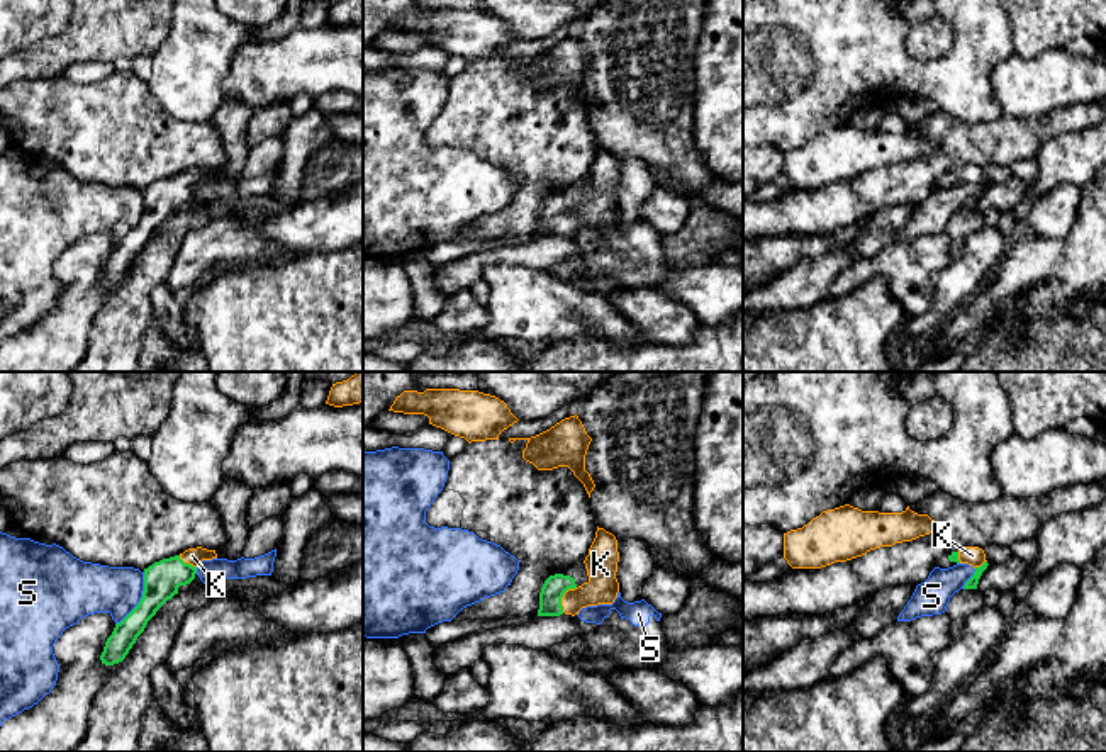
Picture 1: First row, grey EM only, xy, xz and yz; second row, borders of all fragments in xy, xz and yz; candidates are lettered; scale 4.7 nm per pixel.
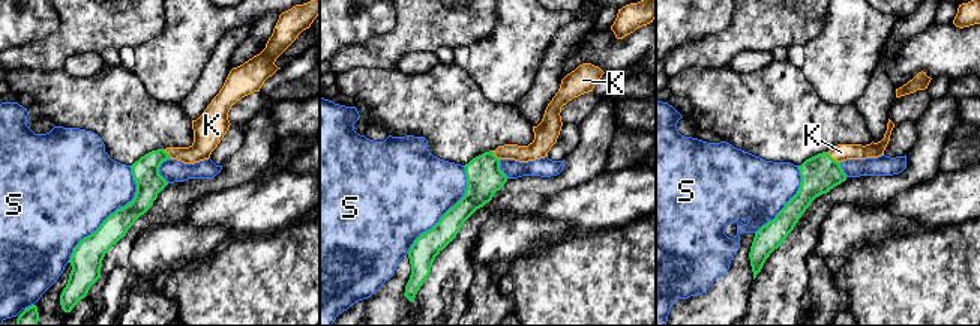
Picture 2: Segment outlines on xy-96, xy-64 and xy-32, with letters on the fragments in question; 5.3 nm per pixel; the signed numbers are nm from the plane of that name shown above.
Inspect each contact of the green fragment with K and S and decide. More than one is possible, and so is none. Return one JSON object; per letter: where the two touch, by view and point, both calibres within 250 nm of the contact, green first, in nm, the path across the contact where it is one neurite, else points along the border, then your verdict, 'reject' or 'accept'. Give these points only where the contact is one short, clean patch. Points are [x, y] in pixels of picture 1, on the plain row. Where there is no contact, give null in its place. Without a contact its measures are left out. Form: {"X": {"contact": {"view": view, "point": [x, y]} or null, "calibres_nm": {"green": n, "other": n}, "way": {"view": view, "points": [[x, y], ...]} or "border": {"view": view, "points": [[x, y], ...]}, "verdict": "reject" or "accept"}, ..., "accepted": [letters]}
{"K": {"contact": {"view": "xz", "point": [562, 216]}, "calibres_nm": {"green": 110, "other": 150}, "way": {"view": "xz", "points": [[555, 206], [562, 216], [582, 216], [601, 184]]}, "verdict": "accept"}, "S": {"contact": {"view": "xy", "point": [141, 219]}, "calibres_nm": {"green": 170, "other": 240}, "verdict": "reject"}, "accepted": ["K"]}

